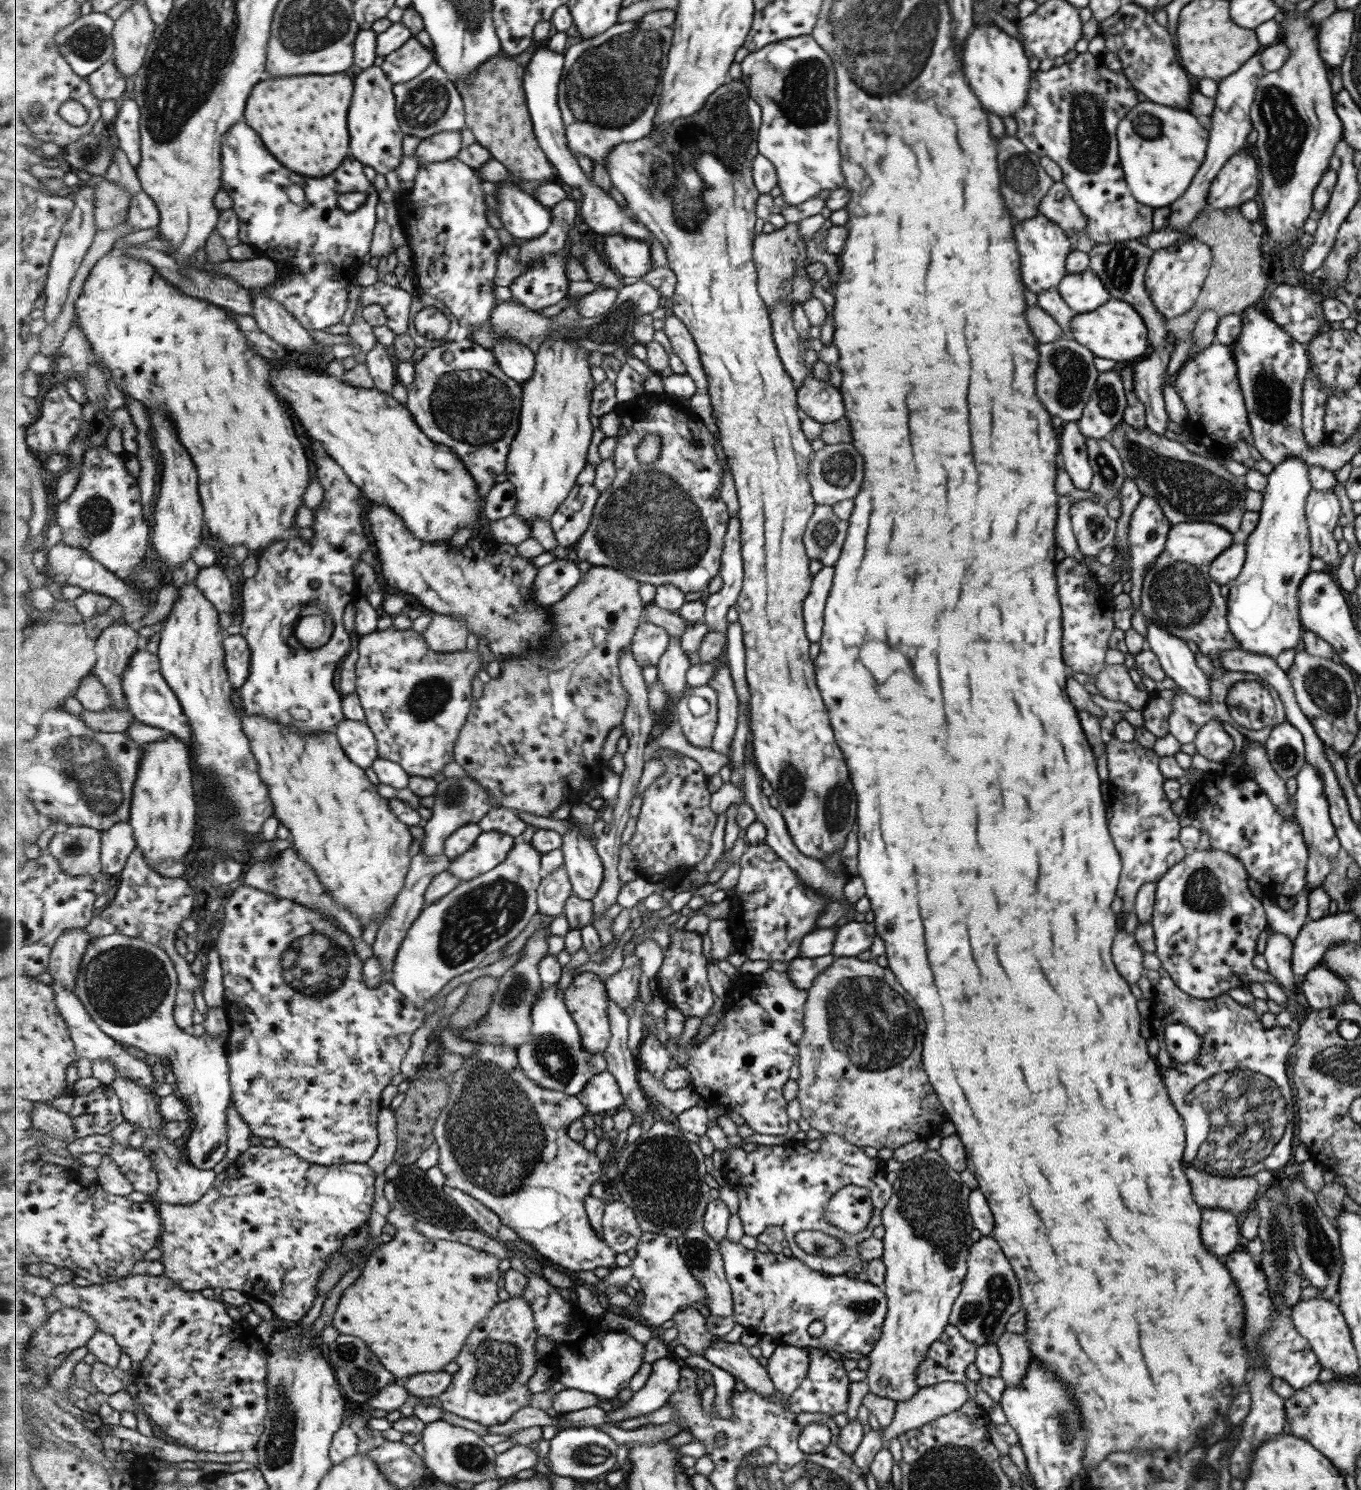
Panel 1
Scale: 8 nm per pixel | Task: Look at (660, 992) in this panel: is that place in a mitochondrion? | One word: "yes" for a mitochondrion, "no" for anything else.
no

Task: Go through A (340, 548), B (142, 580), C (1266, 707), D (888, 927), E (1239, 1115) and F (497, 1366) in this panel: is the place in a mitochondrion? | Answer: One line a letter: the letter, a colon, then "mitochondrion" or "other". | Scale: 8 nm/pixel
A: other
B: mitochondrion
C: other
D: other
E: mitochondrion
F: mitochondrion

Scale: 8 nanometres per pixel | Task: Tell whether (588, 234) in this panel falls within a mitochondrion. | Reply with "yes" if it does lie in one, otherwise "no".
no

